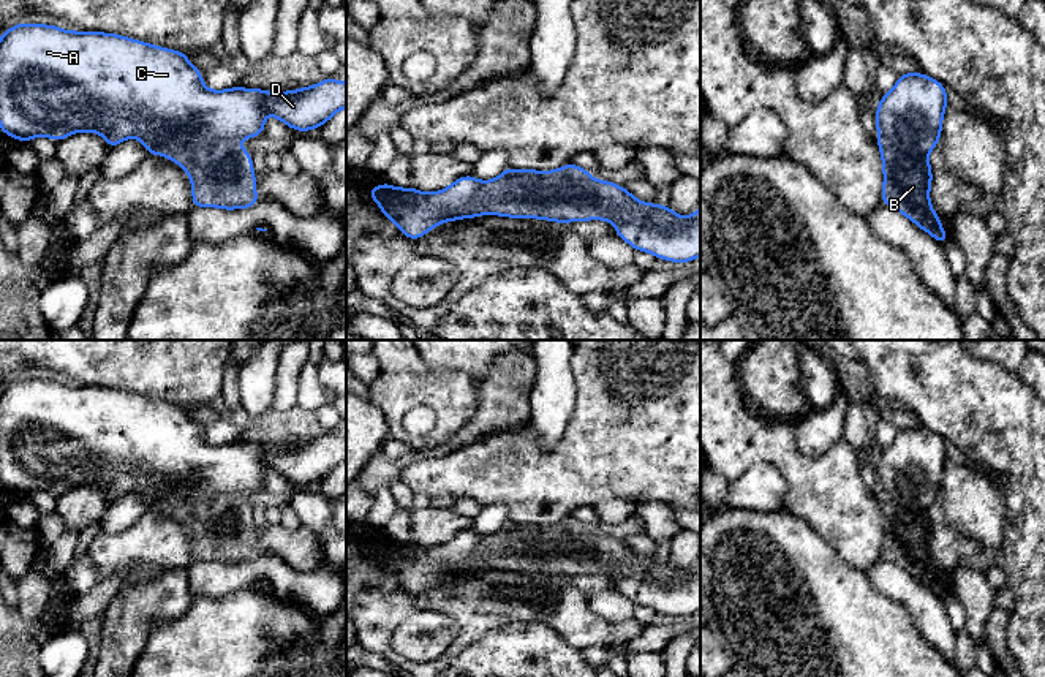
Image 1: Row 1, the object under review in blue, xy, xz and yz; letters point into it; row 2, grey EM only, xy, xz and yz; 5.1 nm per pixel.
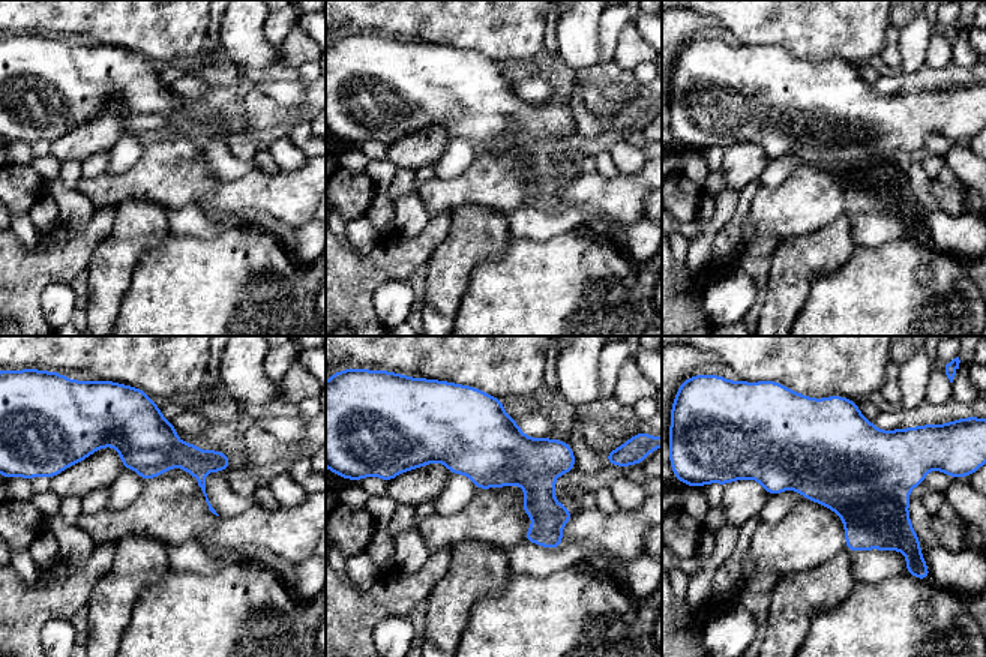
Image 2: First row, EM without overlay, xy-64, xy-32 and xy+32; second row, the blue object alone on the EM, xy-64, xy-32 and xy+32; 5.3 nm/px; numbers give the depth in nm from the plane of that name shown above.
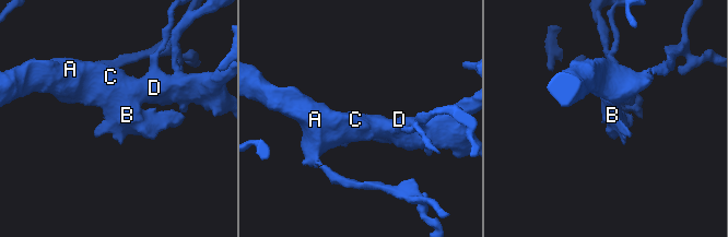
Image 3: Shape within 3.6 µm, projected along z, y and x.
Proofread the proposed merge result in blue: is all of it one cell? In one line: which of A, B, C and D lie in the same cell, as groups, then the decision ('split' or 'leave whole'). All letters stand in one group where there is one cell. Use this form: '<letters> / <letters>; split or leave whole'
A C D / B; split

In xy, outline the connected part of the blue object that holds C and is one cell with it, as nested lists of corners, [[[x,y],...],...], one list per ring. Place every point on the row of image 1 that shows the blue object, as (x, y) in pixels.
[[[21,22],[6,28],[0,38],[0,131],[3,134],[16,138],[17,142],[30,142],[33,138],[38,138],[38,136],[46,136],[58,142],[79,131],[90,131],[95,134],[101,134],[108,142],[109,149],[117,147],[120,142],[126,141],[128,138],[138,138],[142,141],[149,155],[166,157],[166,155],[175,155],[180,152],[196,152],[196,150],[209,149],[218,141],[239,141],[245,138],[253,139],[266,133],[264,119],[267,114],[275,115],[281,123],[285,123],[291,130],[308,133],[313,128],[323,127],[338,111],[346,108],[346,82],[337,81],[334,78],[324,78],[319,84],[315,84],[310,87],[300,87],[299,90],[289,89],[288,92],[267,92],[262,89],[243,89],[239,85],[232,89],[224,89],[224,90],[210,90],[202,84],[202,74],[204,71],[194,68],[190,63],[187,52],[155,46],[145,41],[138,41],[115,33],[79,32],[79,30],[66,32],[58,25]]]

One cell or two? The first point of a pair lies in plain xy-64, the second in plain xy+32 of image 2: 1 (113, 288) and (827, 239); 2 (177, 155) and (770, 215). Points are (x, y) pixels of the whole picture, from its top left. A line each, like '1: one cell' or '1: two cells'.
1: one cell
2: one cell

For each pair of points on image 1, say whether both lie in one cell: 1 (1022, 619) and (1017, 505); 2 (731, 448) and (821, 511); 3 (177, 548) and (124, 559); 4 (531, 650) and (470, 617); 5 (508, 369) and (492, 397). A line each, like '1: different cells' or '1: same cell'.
1: same cell
2: same cell
3: same cell
4: different cells
5: same cell

